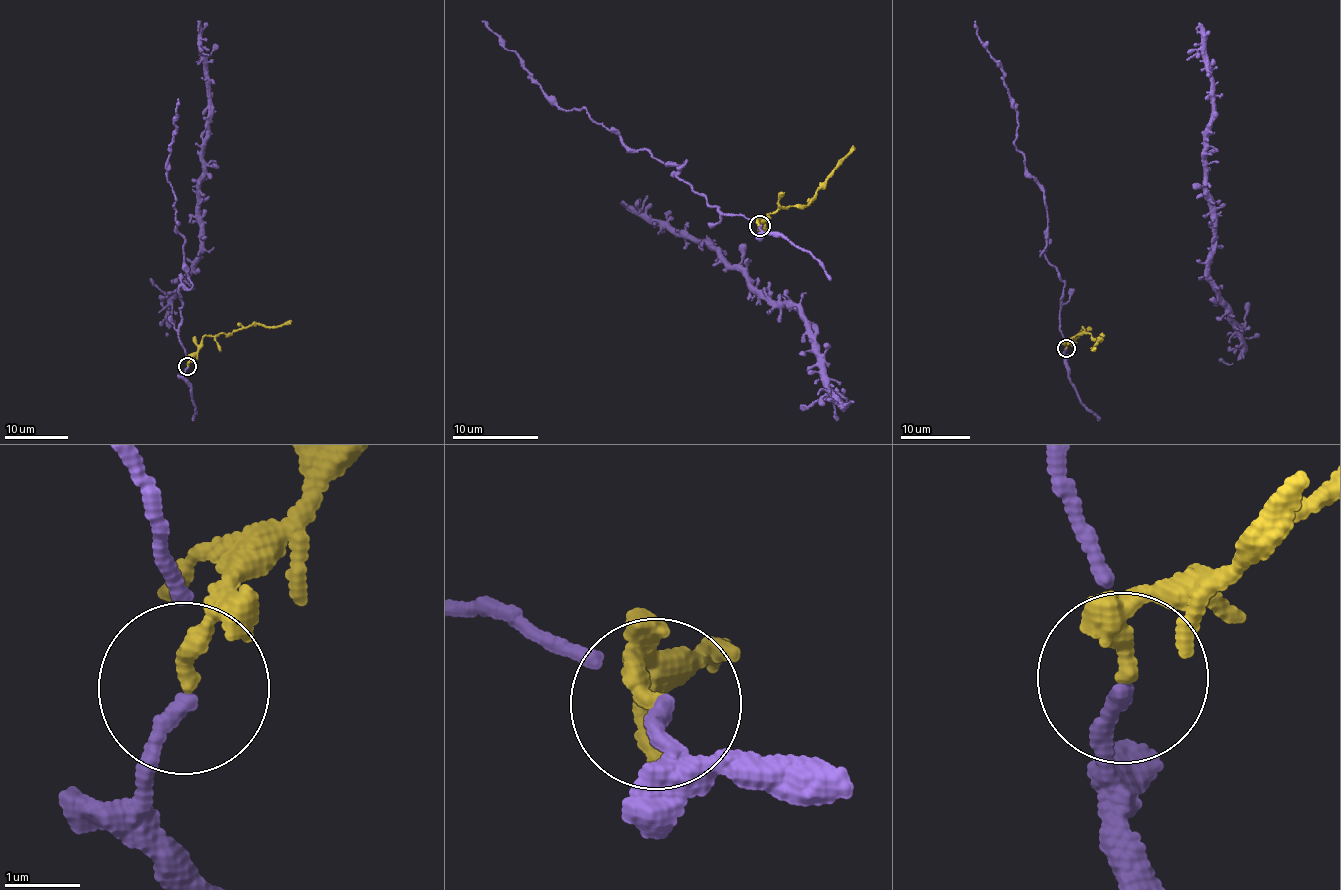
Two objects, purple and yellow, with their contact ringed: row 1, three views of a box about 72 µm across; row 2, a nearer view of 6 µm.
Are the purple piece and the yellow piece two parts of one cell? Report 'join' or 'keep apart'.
keep apart

